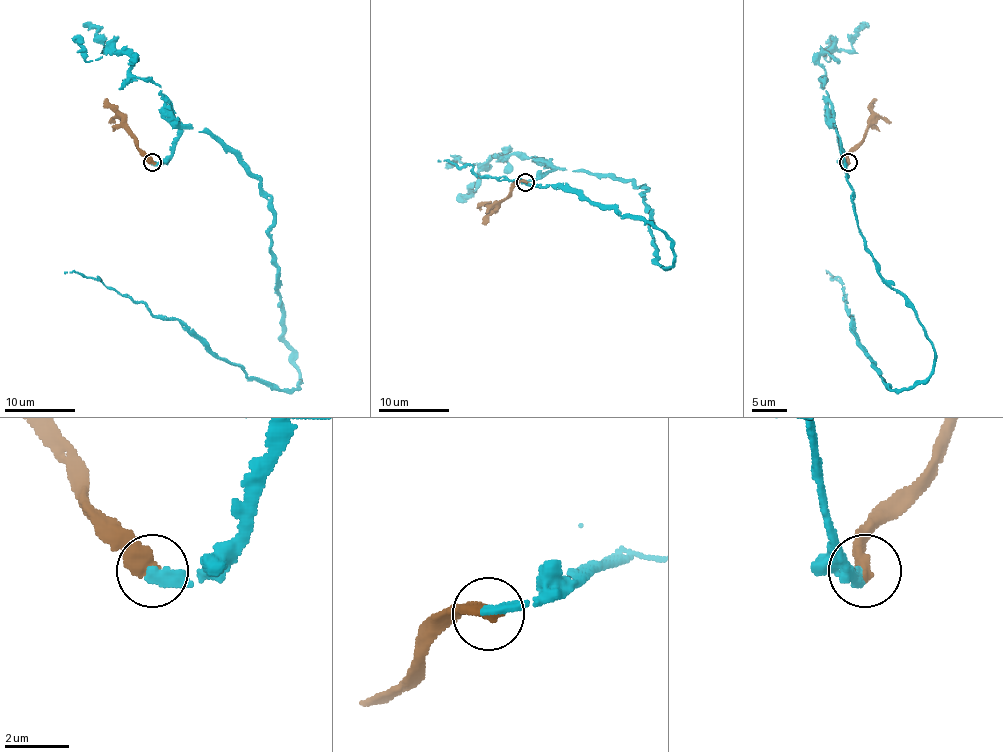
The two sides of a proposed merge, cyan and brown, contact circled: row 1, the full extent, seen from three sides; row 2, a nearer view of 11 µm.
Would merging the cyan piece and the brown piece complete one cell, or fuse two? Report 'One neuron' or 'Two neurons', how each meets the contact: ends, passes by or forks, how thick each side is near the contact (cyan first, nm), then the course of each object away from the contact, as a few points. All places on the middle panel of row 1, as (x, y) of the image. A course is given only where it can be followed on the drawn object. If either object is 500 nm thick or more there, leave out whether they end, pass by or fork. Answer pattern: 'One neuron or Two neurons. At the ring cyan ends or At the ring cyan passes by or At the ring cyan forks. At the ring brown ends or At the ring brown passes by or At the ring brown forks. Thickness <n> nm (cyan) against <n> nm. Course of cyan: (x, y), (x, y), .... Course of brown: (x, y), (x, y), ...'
One neuron. Thickness 360 nm (cyan) against 500 nm. Course of cyan: (525, 181), (567, 169), (641, 186), (655, 258), (669, 267), (674, 250), (650, 223), (576, 193), (437, 162). Course of brown: (525, 181), (520, 181), (502, 200), (483, 204), (479, 211)

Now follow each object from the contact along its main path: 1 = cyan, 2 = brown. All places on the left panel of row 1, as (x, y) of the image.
1: (151, 162), (194, 127), (209, 131), (259, 182), (273, 213), (295, 389), (253, 380), (178, 320), (64, 271)
2: (151, 162), (137, 147), (129, 125), (106, 99)

